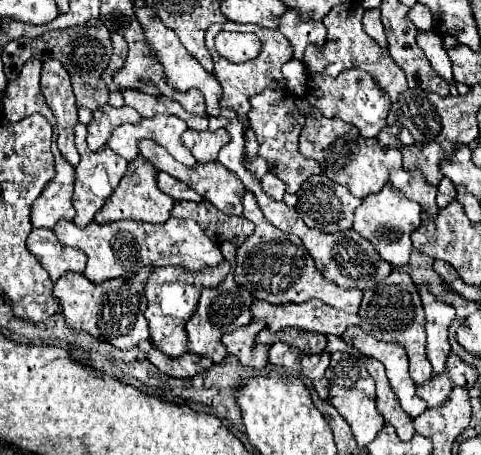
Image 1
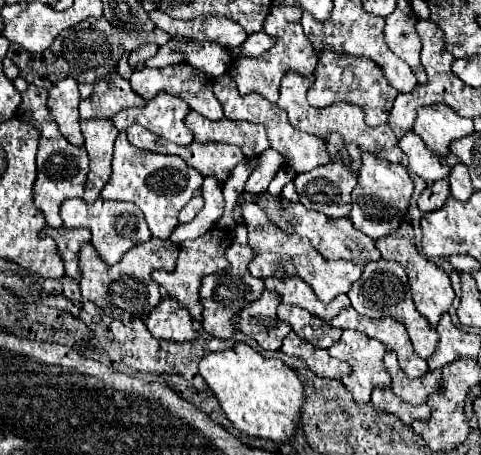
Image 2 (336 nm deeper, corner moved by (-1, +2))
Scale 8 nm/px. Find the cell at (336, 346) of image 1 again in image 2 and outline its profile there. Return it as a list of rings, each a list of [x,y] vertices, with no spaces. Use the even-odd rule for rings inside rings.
[[[387,351],[387,353],[385,353],[385,367],[387,367],[387,371],[389,371],[391,377],[393,377],[391,389],[395,391],[397,397],[401,397],[401,399],[407,401],[407,403],[413,403],[413,405],[425,403],[427,397],[439,389],[439,379],[441,379],[441,377],[439,377],[439,375],[441,375],[439,369],[429,371],[427,375],[423,375],[423,377],[419,377],[419,379],[409,379],[409,377],[405,377],[405,373],[401,371],[399,361],[397,361],[397,357],[395,357],[395,351]]]

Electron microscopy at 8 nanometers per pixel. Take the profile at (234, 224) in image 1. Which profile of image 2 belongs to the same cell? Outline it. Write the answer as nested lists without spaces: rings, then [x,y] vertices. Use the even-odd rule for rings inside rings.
[[[195,195],[183,209],[181,209],[181,215],[179,215],[179,223],[189,223],[195,219],[195,215],[201,211],[201,195]]]

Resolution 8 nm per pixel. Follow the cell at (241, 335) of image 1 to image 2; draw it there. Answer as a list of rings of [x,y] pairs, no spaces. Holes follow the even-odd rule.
[[[263,291],[259,301],[247,305],[243,313],[235,317],[235,329],[253,337],[261,349],[277,351],[283,345],[283,339],[289,335],[291,327],[277,317],[279,295],[271,291]]]

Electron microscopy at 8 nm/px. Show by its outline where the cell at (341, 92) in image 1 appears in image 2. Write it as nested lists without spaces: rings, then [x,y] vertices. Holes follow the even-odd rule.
[[[325,49],[319,55],[319,65],[315,69],[315,83],[307,93],[307,99],[313,107],[327,107],[335,101],[347,101],[347,103],[359,105],[365,111],[365,123],[369,127],[387,123],[395,97],[397,97],[397,91],[387,83],[387,79],[383,77],[383,71],[371,59],[347,57],[345,53],[337,53],[331,49]]]

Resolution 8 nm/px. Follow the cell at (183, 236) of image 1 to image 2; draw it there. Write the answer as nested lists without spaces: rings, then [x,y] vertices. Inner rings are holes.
[[[67,199],[61,205],[61,219],[63,219],[63,227],[69,229],[87,227],[93,233],[91,243],[95,245],[99,257],[109,265],[119,263],[121,257],[127,253],[127,249],[151,239],[151,231],[147,227],[143,211],[139,211],[133,203],[125,203],[125,201],[97,199],[95,203],[85,203],[83,199]]]

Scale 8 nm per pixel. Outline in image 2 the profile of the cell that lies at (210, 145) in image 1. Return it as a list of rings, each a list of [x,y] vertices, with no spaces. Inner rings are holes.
[[[189,111],[185,117],[185,125],[193,131],[195,141],[219,141],[219,143],[233,143],[243,149],[243,155],[253,159],[259,157],[267,147],[267,135],[263,125],[255,125],[249,121],[231,121],[231,119],[219,119],[211,121],[195,111]]]

